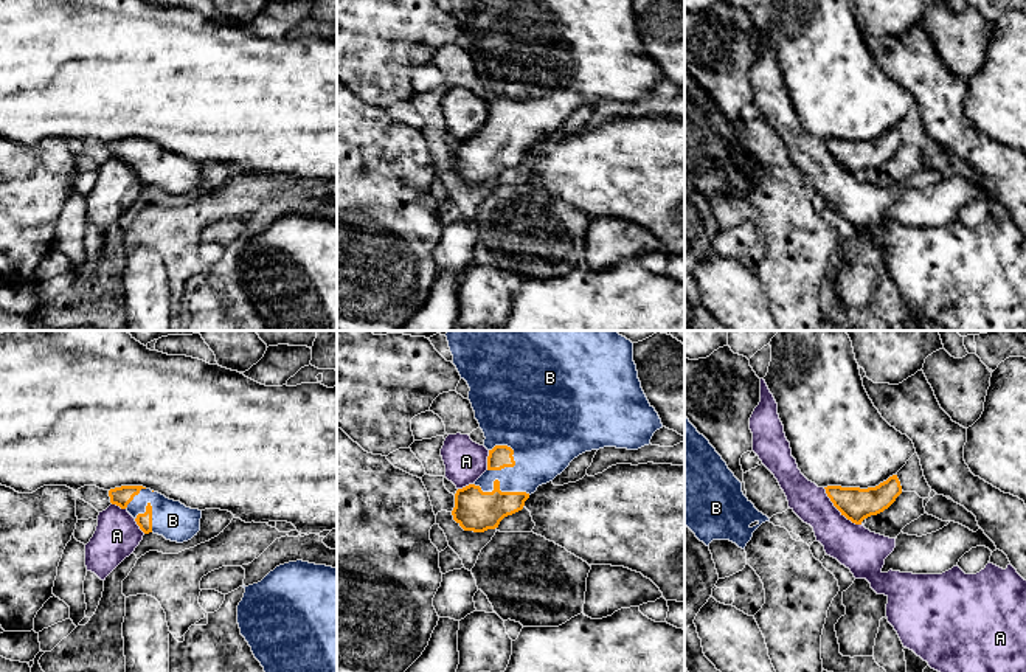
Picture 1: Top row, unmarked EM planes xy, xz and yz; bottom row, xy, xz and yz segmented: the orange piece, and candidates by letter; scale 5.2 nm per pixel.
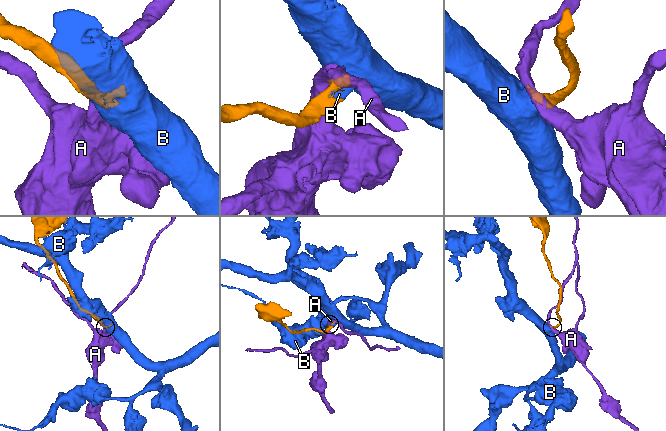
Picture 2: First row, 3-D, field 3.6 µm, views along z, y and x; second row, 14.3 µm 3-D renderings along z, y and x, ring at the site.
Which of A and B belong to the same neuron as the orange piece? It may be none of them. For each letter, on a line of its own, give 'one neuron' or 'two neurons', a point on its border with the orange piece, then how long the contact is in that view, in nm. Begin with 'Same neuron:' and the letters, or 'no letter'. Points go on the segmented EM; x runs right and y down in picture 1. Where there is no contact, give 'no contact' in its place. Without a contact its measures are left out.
Same neuron: B
A: two neurons | yz (838, 509) | 280 nm
B: one neuron | xz (499, 484) | 300 nm

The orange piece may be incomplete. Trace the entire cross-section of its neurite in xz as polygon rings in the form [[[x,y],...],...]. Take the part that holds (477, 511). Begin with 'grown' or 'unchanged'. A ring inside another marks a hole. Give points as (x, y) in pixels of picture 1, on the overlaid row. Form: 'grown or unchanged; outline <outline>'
grown; outline [[[447,331],[453,365],[470,388],[469,400],[489,450],[487,470],[455,494],[453,520],[464,529],[484,532],[523,509],[539,486],[553,481],[579,455],[604,447],[638,450],[663,428],[649,404],[636,365],[633,343],[616,331]]]

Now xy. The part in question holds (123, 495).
grown; outline [[[121,486],[109,490],[110,503],[126,509],[144,534],[183,543],[200,531],[202,511],[191,509],[143,486]]]

